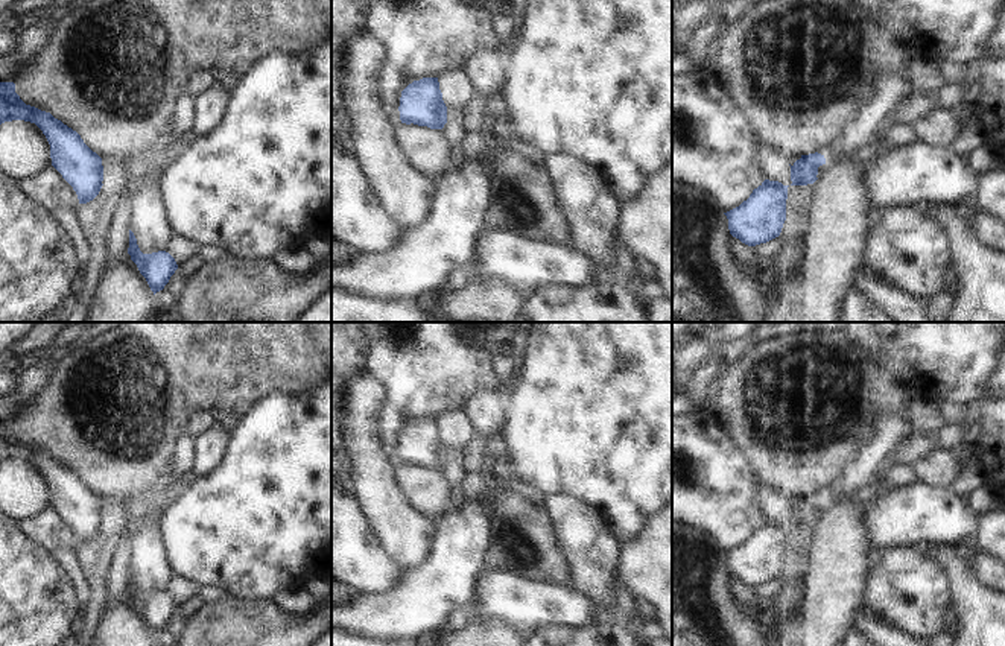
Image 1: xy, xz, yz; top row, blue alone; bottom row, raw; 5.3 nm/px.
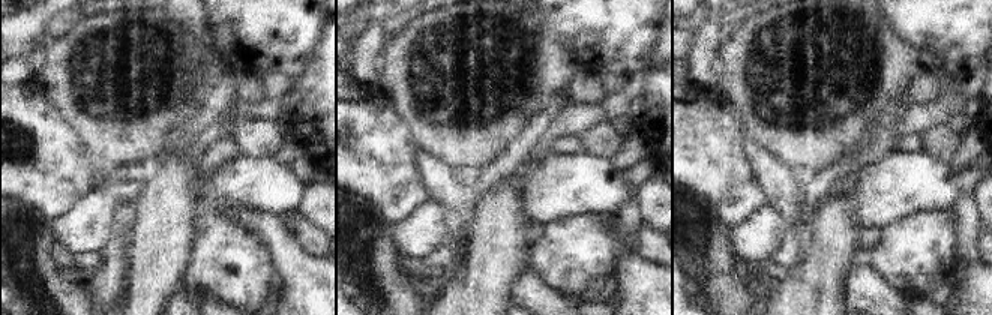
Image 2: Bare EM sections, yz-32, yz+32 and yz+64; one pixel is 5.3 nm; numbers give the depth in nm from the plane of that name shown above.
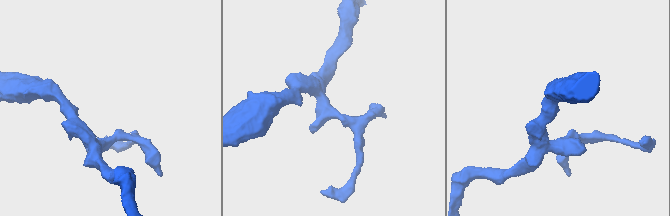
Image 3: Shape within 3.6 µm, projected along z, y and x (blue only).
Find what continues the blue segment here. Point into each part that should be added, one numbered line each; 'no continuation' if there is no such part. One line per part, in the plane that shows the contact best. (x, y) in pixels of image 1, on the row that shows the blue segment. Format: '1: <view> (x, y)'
no continuation.

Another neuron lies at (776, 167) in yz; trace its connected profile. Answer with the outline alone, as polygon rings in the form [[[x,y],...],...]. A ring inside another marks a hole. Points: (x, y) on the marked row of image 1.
[[[763,147],[762,163],[765,169],[765,179],[778,181],[783,185],[791,185],[791,166],[789,161],[775,152]]]

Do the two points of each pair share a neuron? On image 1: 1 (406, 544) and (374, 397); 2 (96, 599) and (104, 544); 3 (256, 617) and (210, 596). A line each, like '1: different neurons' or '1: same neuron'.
1: same neuron
2: same neuron
3: different neurons

